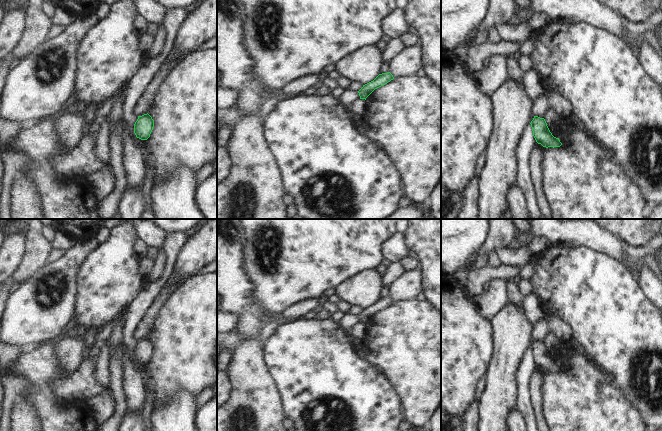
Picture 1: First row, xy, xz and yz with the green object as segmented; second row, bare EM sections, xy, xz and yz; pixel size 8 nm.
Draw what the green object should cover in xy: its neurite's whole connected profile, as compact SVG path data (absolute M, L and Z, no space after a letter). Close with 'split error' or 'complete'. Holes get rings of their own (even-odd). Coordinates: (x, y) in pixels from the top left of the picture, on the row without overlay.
M147 337L142 340L138 340L137 345L134 348L134 357L137 362L141 364L147 364L154 351L154 344Z; complete

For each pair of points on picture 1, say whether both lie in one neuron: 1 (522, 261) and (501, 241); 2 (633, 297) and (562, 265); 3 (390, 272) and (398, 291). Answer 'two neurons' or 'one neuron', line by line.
1: two neurons
2: one neuron
3: two neurons

